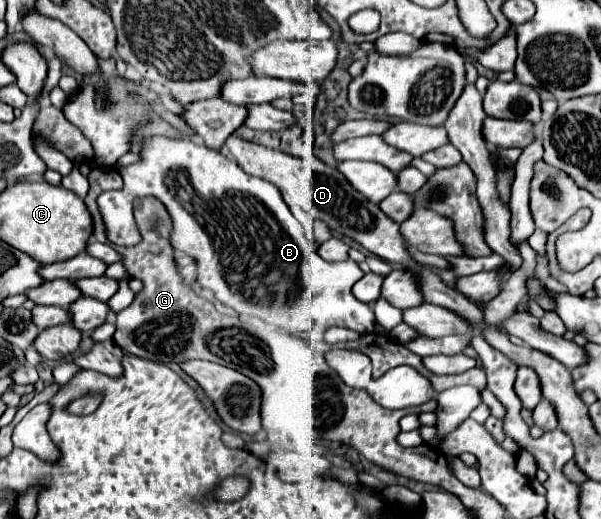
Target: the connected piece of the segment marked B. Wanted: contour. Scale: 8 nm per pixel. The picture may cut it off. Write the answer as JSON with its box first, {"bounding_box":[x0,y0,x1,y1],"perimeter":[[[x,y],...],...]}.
{"bounding_box":[121,139,373,333],"perimeter":[[[145,139],[141,161],[123,167],[121,177],[125,181],[125,195],[129,199],[155,195],[169,211],[175,233],[171,245],[175,251],[183,251],[197,261],[199,285],[217,293],[215,297],[227,307],[239,311],[239,315],[255,315],[267,323],[273,323],[287,333],[301,333],[309,329],[325,331],[329,327],[347,327],[357,333],[373,333],[373,307],[353,297],[353,285],[365,275],[351,259],[341,263],[327,263],[319,257],[319,245],[305,237],[303,225],[293,217],[279,189],[259,177],[247,175],[235,161],[227,159],[219,151],[213,151],[191,139]]]}

